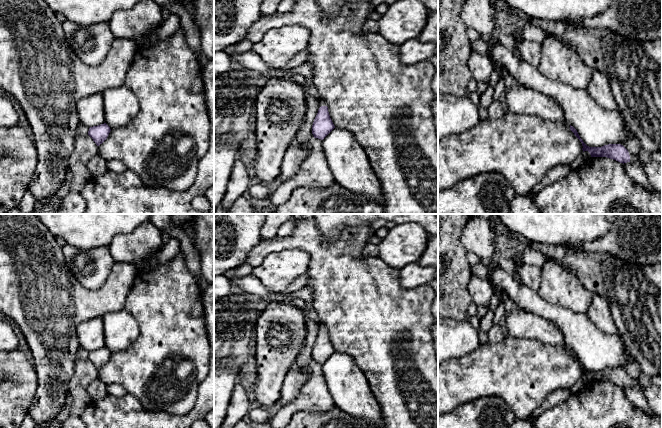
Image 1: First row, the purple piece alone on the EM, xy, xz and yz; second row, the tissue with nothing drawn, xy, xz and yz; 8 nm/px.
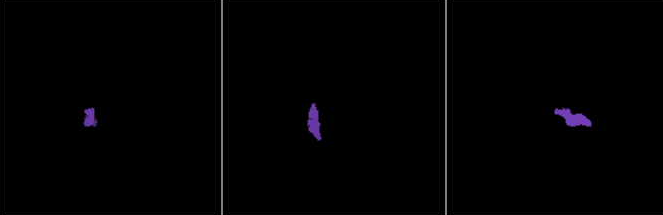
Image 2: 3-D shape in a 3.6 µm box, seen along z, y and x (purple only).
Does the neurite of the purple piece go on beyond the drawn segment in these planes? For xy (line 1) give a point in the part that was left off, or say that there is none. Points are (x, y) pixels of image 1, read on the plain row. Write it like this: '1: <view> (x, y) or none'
1: none

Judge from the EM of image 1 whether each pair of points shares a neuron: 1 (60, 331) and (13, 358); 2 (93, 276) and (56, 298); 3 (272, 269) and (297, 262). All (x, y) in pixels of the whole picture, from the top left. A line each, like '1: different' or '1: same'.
1: different
2: different
3: same

